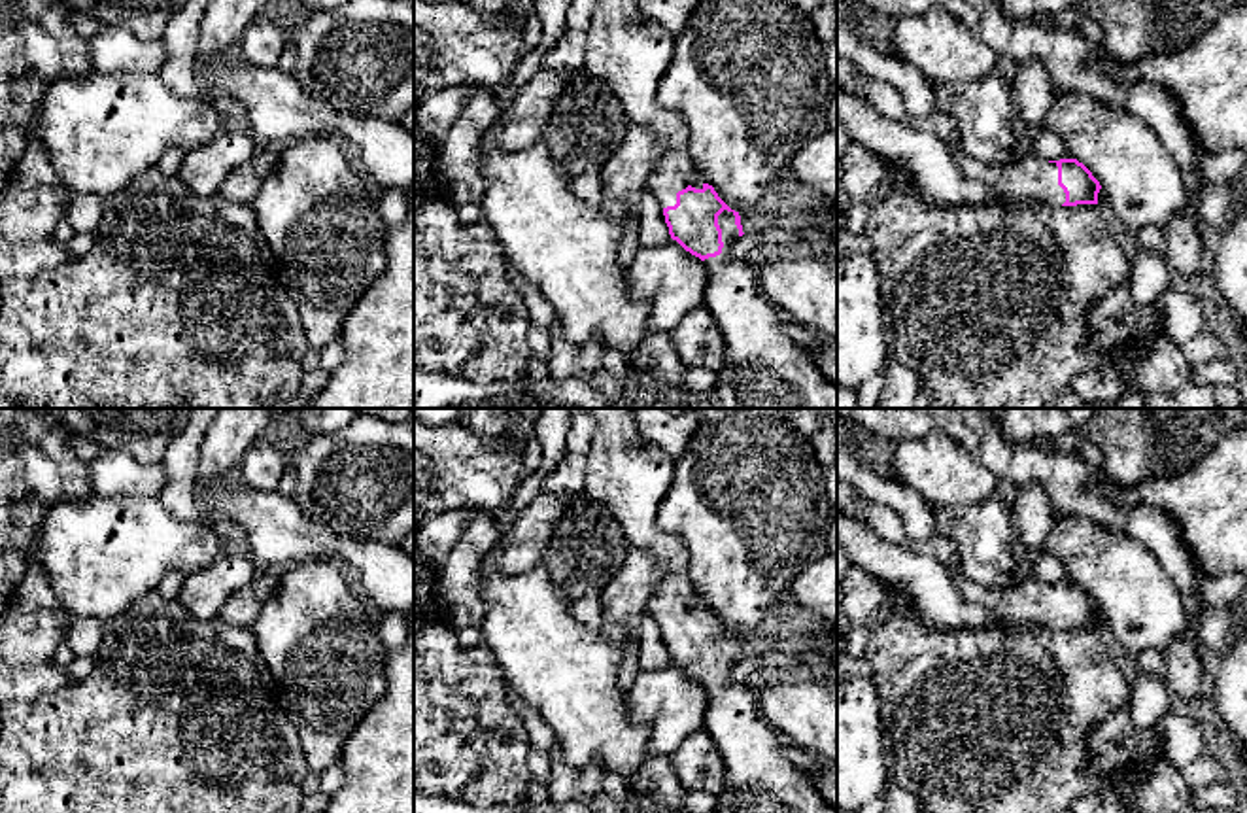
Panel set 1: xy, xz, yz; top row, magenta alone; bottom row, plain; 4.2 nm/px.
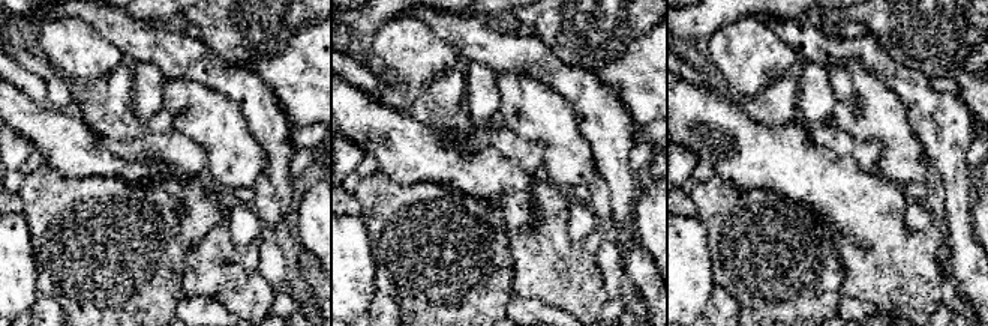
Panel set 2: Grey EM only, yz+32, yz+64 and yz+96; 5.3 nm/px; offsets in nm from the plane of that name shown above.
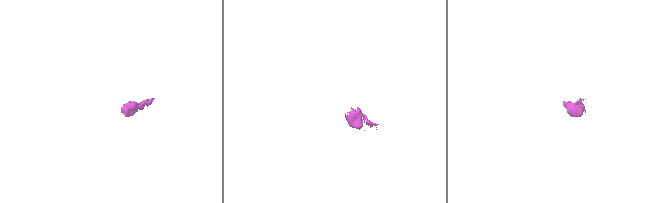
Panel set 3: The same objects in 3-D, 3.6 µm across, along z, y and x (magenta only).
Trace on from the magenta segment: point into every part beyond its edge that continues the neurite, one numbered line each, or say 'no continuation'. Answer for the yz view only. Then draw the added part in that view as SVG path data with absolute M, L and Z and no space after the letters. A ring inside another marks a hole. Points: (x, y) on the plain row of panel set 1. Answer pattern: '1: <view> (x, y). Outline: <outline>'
1: yz (1032, 604). Outline: M954 569L964 597L1013 626L1062 630L1066 616L1058 609L1058 590L1039 580L1024 580L999 592L986 590Z

